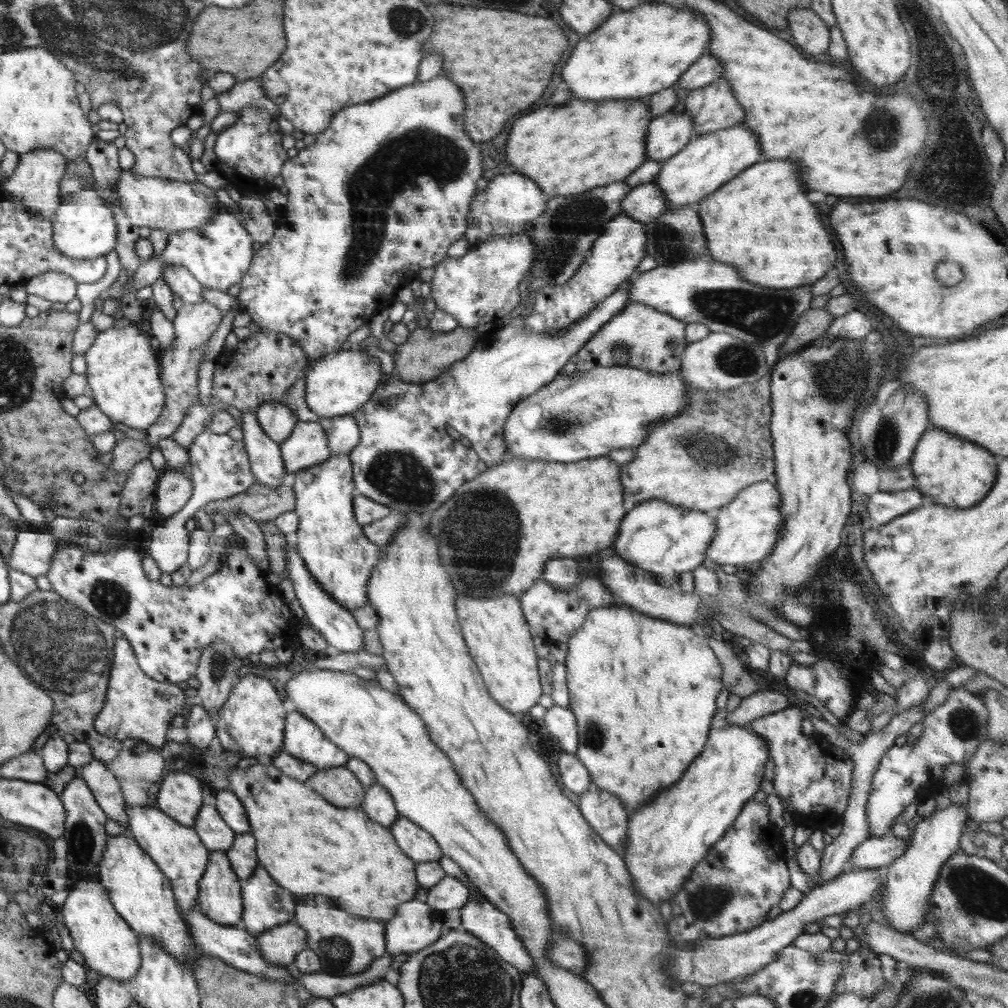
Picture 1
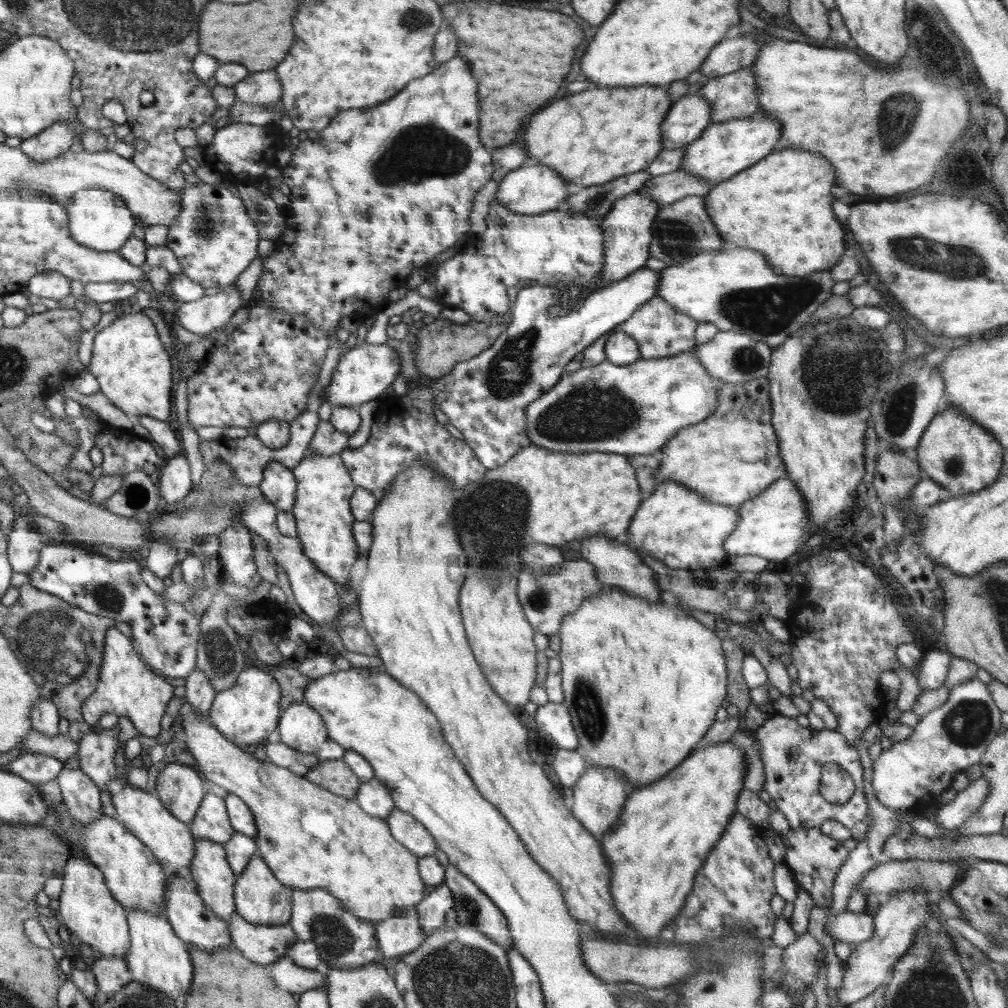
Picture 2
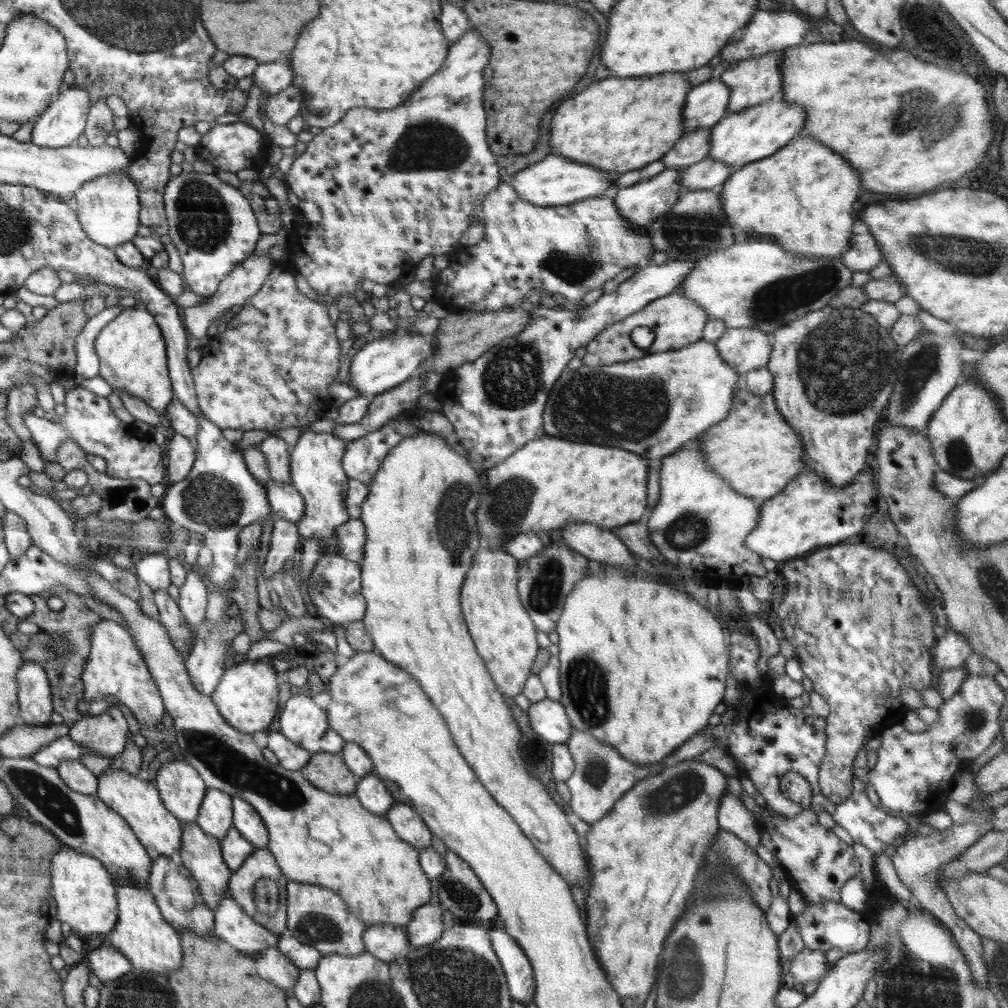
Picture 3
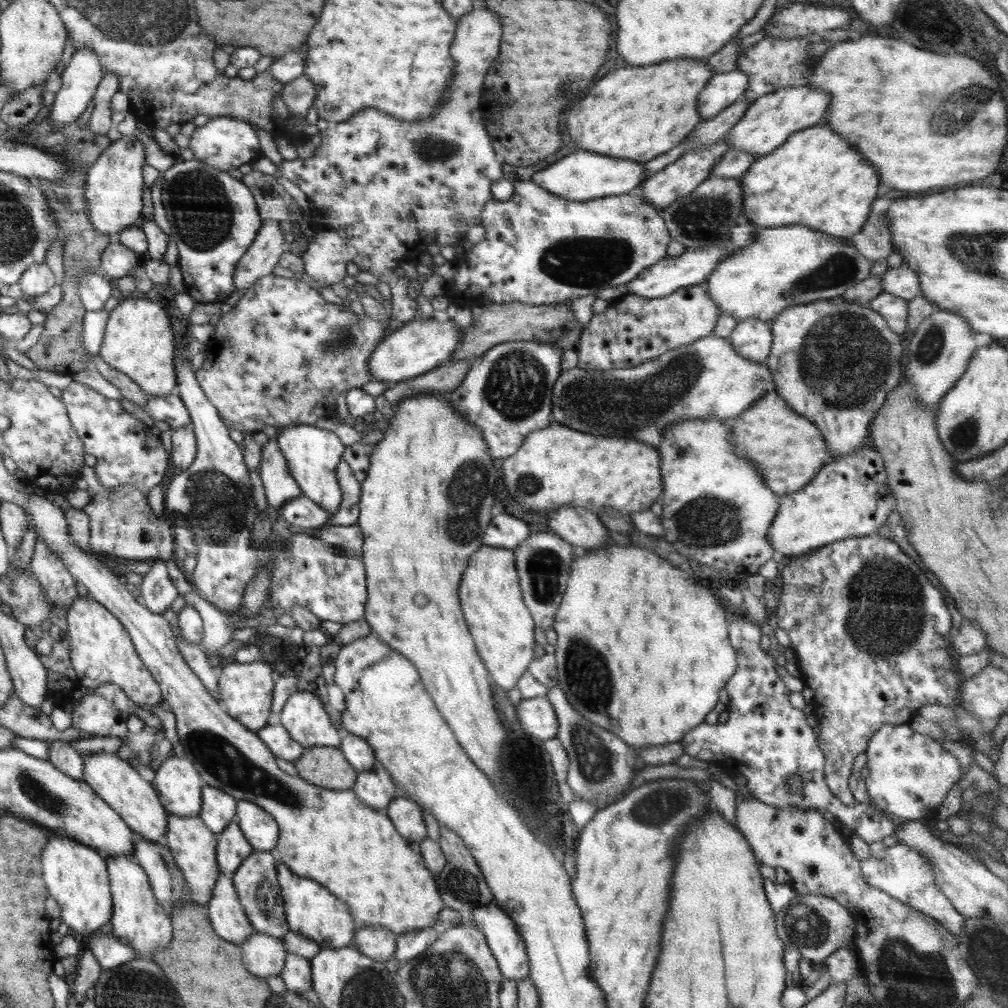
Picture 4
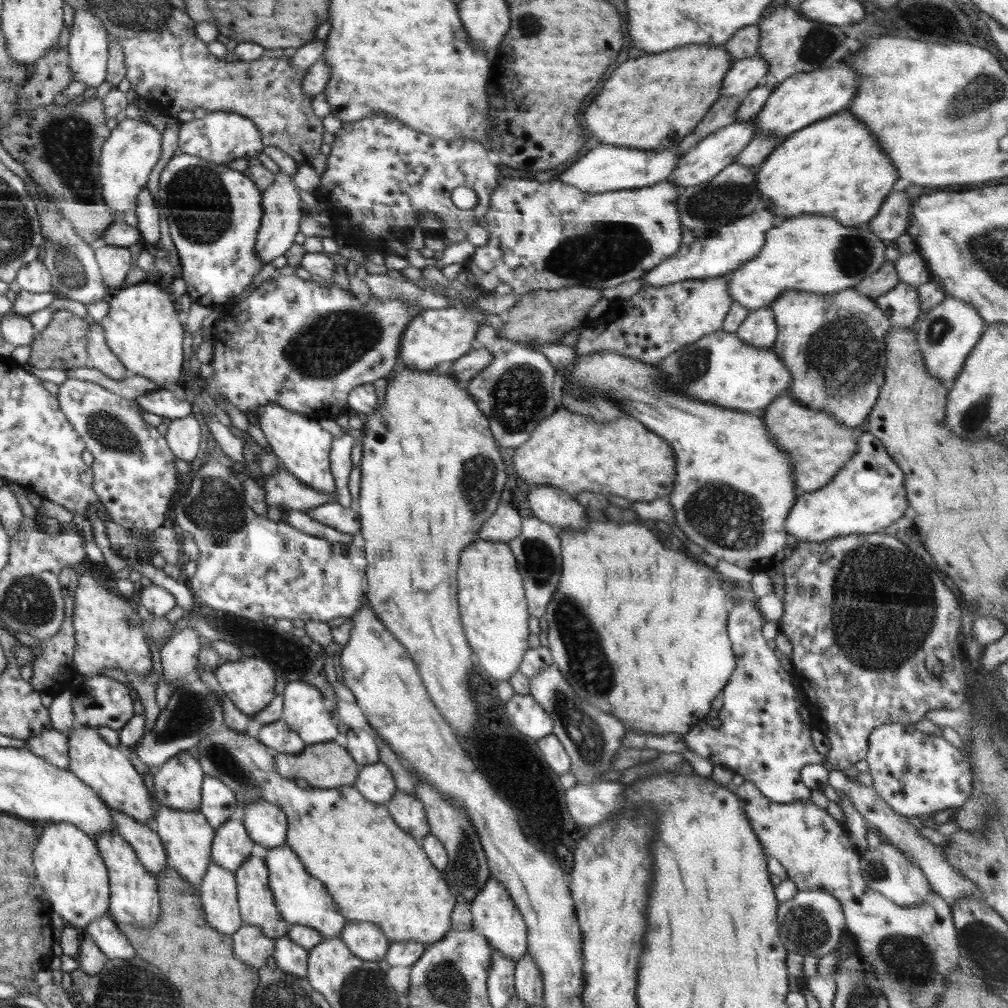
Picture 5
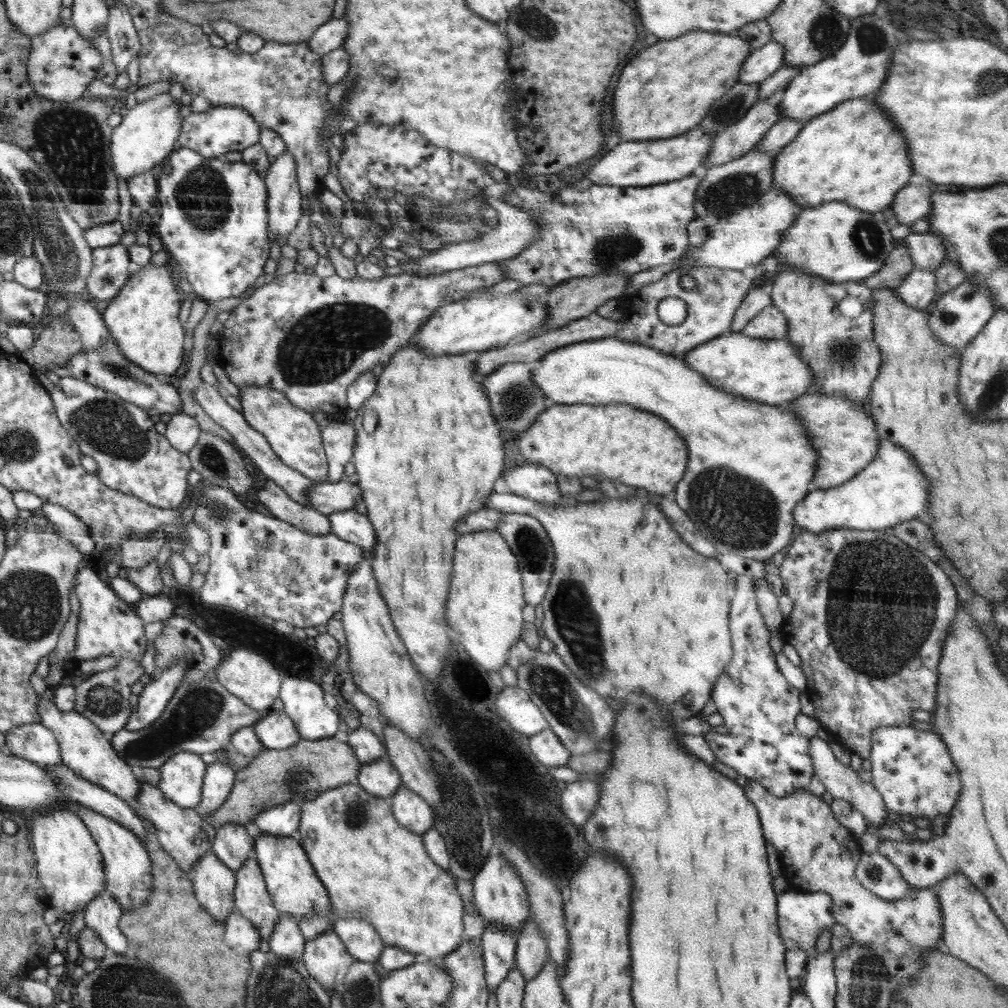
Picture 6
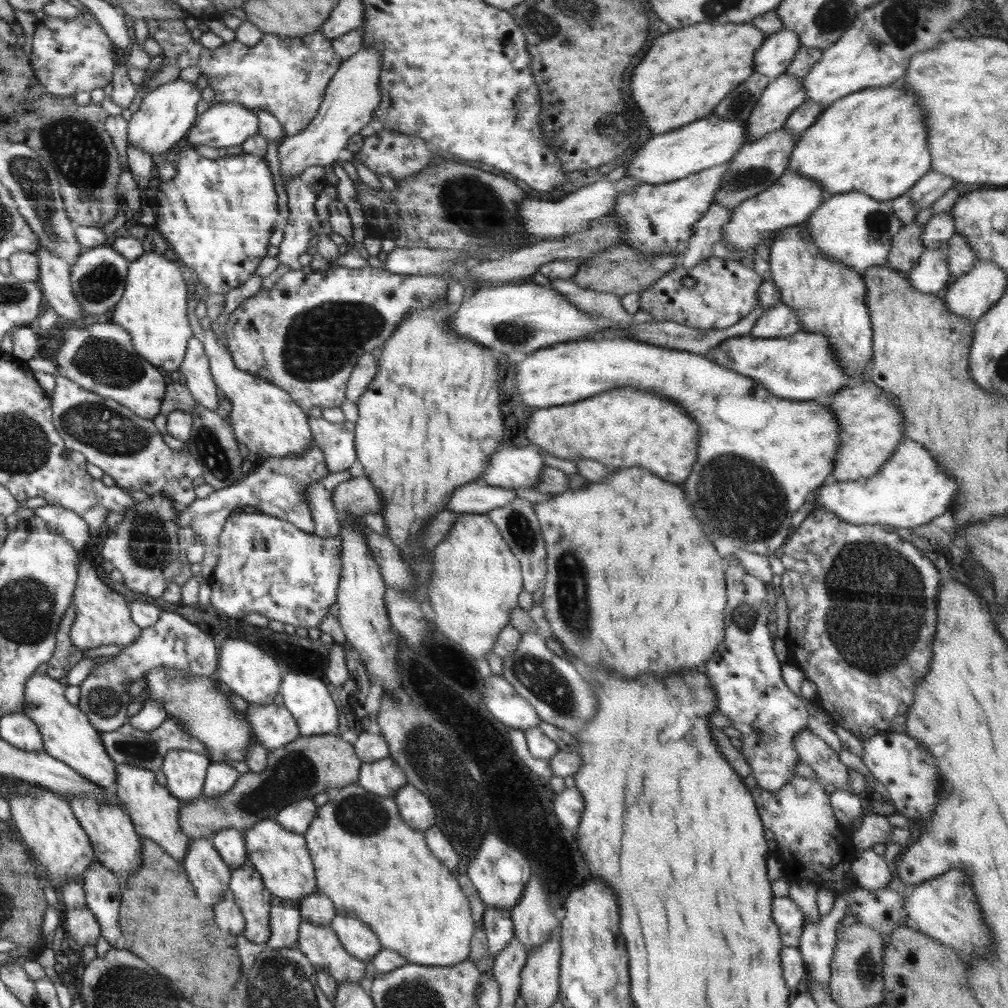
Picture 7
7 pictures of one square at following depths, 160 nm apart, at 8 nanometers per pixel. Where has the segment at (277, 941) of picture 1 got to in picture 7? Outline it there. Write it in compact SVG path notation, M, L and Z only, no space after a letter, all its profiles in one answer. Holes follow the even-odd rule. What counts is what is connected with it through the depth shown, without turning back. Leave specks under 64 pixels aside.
M210 837L194 838L183 860L188 876L204 904L216 904L230 887L232 868L223 860Z

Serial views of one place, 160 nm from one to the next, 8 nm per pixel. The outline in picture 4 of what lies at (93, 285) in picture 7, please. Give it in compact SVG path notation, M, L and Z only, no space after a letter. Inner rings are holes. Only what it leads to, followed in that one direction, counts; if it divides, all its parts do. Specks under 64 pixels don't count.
M113 241L103 252L101 270L120 281L138 265L138 254L120 242Z

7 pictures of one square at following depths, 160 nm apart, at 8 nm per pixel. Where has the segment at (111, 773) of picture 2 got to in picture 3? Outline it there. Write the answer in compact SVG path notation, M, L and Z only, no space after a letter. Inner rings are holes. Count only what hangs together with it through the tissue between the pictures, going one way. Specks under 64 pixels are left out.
M113 706L99 716L89 713L83 715L82 720L77 720L69 727L68 735L80 746L85 746L90 753L113 758L125 749L124 742L127 742L126 736L129 735L128 723L126 723L123 713Z

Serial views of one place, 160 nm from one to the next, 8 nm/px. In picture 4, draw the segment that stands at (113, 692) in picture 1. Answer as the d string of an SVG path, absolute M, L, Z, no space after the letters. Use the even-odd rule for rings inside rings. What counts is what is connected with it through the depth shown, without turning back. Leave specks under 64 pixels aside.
M78 598L72 603L71 610L67 612L67 633L71 638L71 664L78 674L80 681L86 688L94 690L101 684L112 683L119 685L136 705L142 709L148 709L150 706L156 706L161 703L162 688L155 680L154 674L143 664L130 634L127 632L125 625L116 617L114 613L107 609L99 601L91 598Z

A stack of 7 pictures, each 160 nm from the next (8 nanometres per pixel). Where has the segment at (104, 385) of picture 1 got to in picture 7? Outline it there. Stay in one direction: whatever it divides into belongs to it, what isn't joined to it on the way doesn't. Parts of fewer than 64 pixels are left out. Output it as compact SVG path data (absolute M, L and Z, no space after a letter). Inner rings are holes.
M146 252L132 262L127 279L127 292L116 306L112 322L123 325L131 333L134 349L140 356L166 373L178 371L187 352L186 342L192 339L193 333L186 313L188 290L178 262Z

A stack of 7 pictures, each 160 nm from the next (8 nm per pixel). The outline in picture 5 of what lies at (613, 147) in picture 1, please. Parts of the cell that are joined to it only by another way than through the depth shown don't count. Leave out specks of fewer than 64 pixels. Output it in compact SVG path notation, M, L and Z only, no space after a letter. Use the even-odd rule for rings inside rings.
M688 44L620 64L600 94L584 110L584 129L602 144L662 151L677 146L720 98L723 80L734 64L721 44Z

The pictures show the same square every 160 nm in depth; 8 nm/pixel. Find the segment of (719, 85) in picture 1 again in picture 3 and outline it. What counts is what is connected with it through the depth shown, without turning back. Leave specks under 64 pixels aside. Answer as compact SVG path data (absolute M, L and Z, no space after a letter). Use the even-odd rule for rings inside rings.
M773 50L768 54L762 56L754 56L741 60L737 64L730 65L721 74L721 81L728 84L729 101L727 104L727 111L729 114L740 112L746 108L752 108L757 104L762 104L770 100L776 93L781 92L781 72L779 72L780 63L783 61L783 50Z

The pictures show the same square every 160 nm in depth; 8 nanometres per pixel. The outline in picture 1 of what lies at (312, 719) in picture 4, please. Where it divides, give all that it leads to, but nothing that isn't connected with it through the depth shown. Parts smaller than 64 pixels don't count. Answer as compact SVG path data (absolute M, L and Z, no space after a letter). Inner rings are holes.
M297 711L288 714L282 747L288 754L313 764L317 770L342 767L350 758L339 745L328 740L319 725Z

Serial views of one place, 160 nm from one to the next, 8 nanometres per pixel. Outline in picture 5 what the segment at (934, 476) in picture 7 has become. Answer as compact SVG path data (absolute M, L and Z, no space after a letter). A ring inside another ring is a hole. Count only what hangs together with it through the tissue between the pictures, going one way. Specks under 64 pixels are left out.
M864 429L857 438L857 451L845 466L834 475L834 478L821 489L804 493L796 499L786 517L784 530L787 534L792 534L797 543L802 540L824 542L838 536L854 533L870 534L870 532L884 530L889 524L904 516L904 510L909 507L906 489L903 485L904 477L904 473L886 452L884 445L878 438Z

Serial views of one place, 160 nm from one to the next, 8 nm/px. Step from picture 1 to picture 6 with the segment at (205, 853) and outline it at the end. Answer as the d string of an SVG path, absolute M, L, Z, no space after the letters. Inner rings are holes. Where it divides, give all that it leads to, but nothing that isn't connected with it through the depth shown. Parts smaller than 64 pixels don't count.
M48 686L46 692L40 696L39 716L40 723L47 725L59 741L59 747L62 749L61 762L76 775L113 792L132 805L132 802L137 800L138 780L132 774L131 765L111 745L113 733L104 732L98 724L74 710L69 712L60 710L54 702L58 688L59 686L55 688Z

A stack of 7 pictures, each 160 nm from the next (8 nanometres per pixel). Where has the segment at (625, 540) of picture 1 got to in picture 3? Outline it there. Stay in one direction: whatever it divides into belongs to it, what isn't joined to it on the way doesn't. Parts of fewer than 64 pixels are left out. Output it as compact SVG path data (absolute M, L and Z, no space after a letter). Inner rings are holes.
M694 438L681 445L678 451L661 459L660 500L646 522L651 541L667 562L690 565L702 574L714 571L726 577L732 572L732 566L742 564L742 570L746 574L766 576L767 570L762 566L761 556L745 547L746 535L758 524L761 502L745 494L739 494L716 474L703 460L700 447L699 440Z

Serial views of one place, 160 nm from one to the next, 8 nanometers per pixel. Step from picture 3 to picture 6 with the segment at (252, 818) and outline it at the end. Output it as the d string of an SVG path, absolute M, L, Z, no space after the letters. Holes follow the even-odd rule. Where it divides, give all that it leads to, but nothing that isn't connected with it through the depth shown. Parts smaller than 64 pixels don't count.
M292 800L262 812L254 820L254 826L261 834L273 834L278 837L295 836L300 822L299 816L299 804Z

